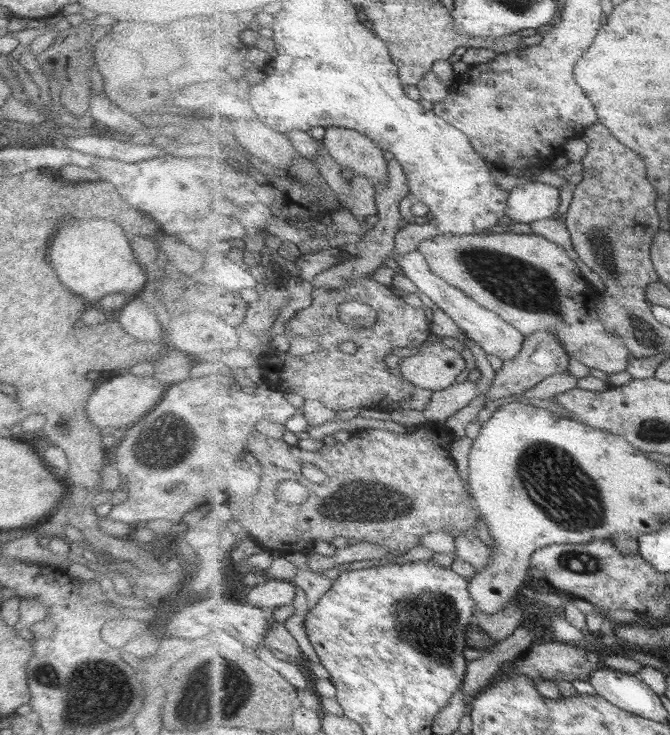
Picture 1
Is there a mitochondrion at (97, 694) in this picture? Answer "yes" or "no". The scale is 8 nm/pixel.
yes

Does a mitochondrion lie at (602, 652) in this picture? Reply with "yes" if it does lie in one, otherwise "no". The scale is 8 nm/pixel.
no

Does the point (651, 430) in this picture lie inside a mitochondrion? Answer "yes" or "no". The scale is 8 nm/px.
yes

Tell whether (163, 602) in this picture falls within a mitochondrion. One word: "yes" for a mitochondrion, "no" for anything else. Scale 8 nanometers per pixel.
no

